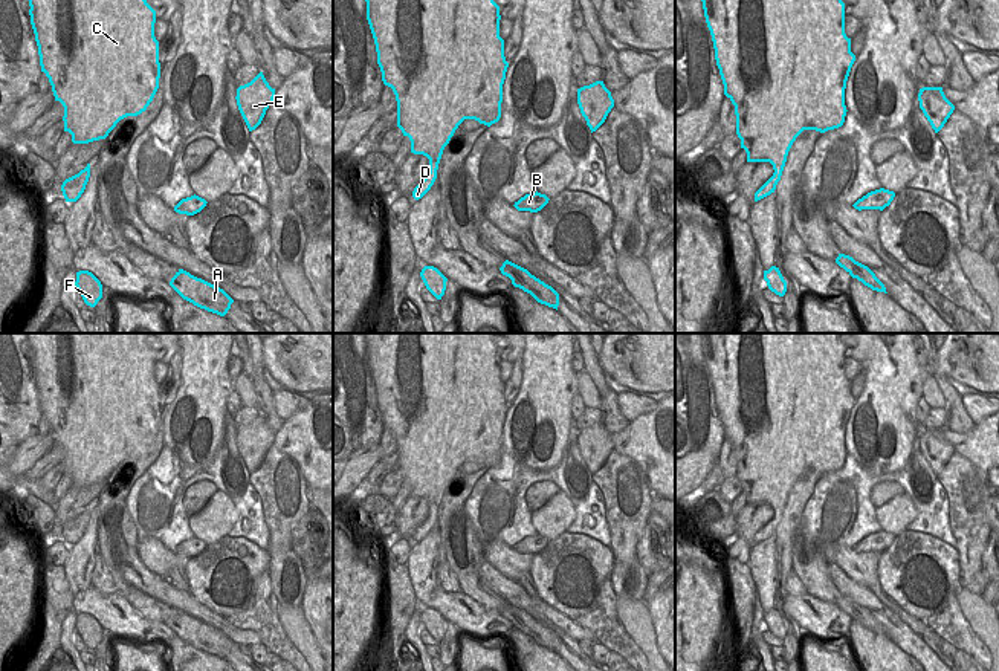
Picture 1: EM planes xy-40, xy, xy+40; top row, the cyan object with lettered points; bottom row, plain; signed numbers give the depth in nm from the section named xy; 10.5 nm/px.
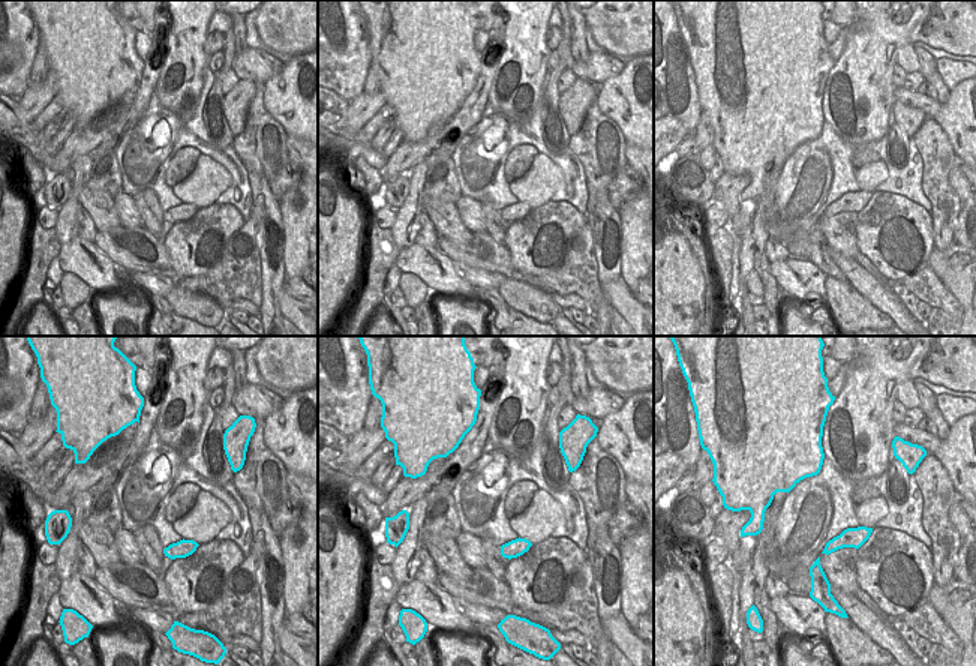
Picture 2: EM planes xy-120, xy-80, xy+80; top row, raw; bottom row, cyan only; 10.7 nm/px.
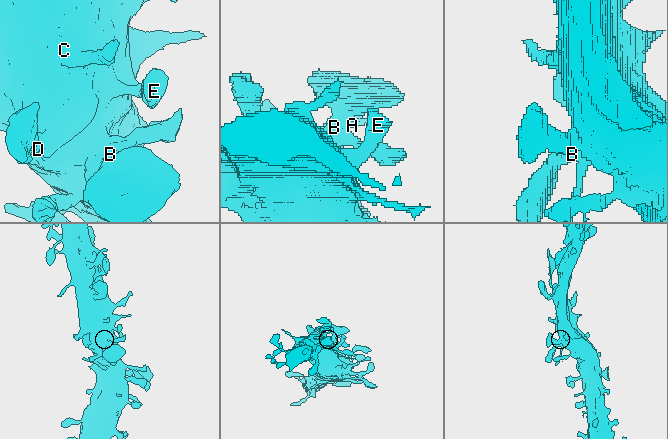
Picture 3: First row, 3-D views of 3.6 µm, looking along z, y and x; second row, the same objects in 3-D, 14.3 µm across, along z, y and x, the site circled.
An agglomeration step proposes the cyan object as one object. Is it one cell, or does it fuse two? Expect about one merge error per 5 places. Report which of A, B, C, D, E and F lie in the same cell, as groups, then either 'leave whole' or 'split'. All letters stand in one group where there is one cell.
groups A B C D E F; leave whole

